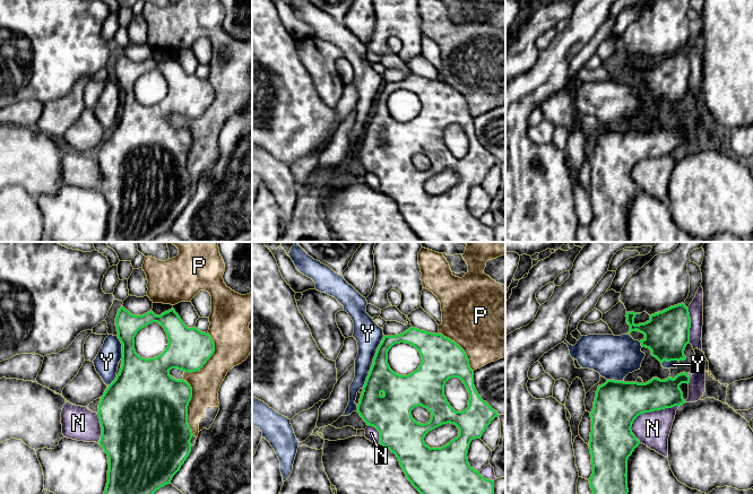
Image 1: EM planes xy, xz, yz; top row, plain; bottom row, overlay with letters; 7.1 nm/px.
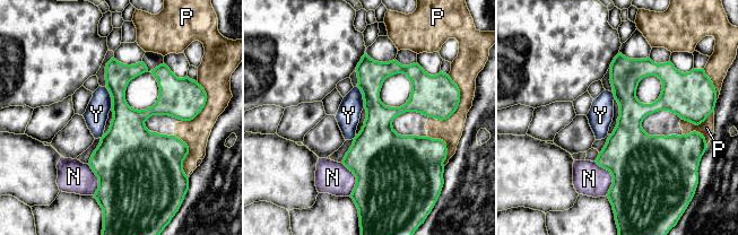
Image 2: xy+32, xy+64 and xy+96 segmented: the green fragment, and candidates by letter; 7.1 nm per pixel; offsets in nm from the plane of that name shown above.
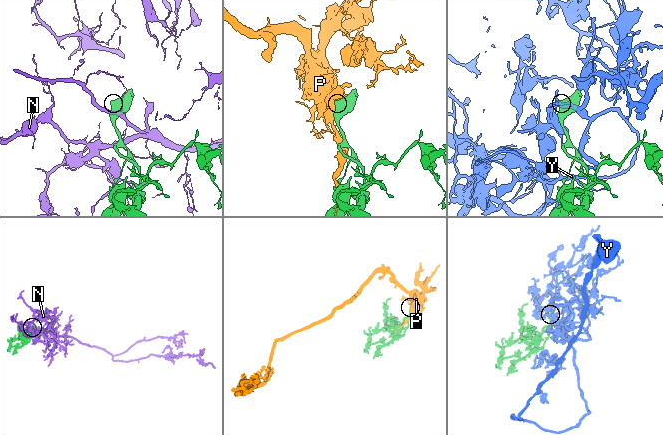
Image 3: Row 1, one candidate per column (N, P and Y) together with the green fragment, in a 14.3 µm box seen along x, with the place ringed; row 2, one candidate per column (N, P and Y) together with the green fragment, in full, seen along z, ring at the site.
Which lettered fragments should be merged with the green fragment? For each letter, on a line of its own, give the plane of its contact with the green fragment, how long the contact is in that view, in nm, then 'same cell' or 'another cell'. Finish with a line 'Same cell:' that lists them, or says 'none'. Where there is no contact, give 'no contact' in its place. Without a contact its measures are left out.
N: contact in yz; length 400 nm; another cell
P: contact in xy; length 420 nm; another cell
Y: contact in xz; length 400 nm; same cell
Same cell: Y

